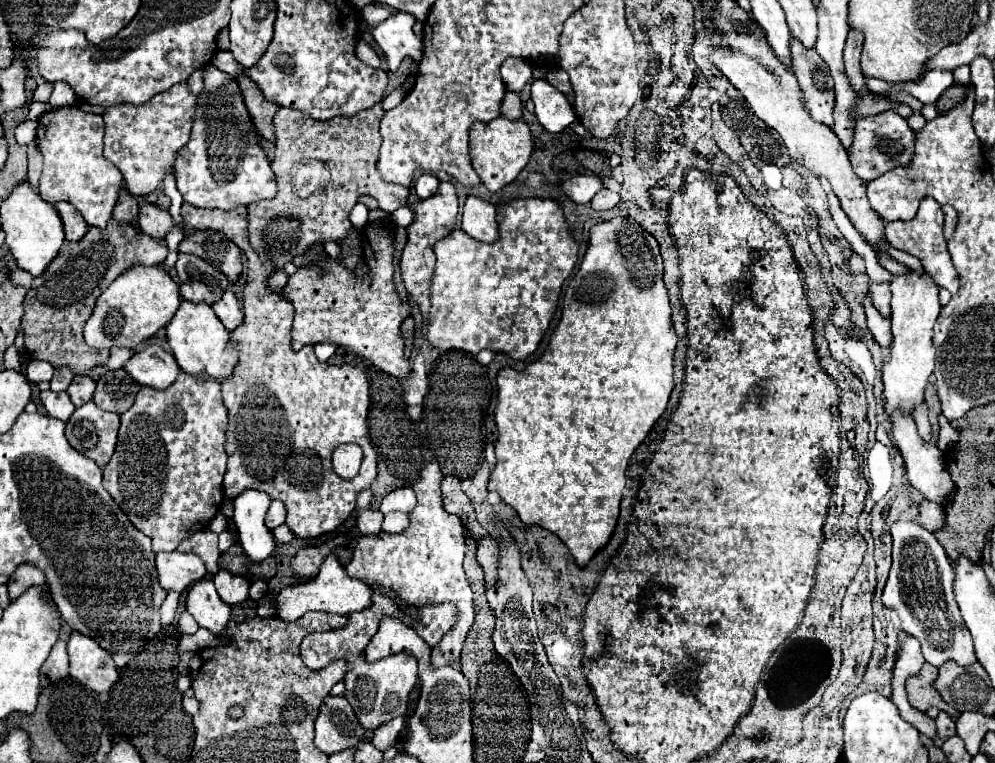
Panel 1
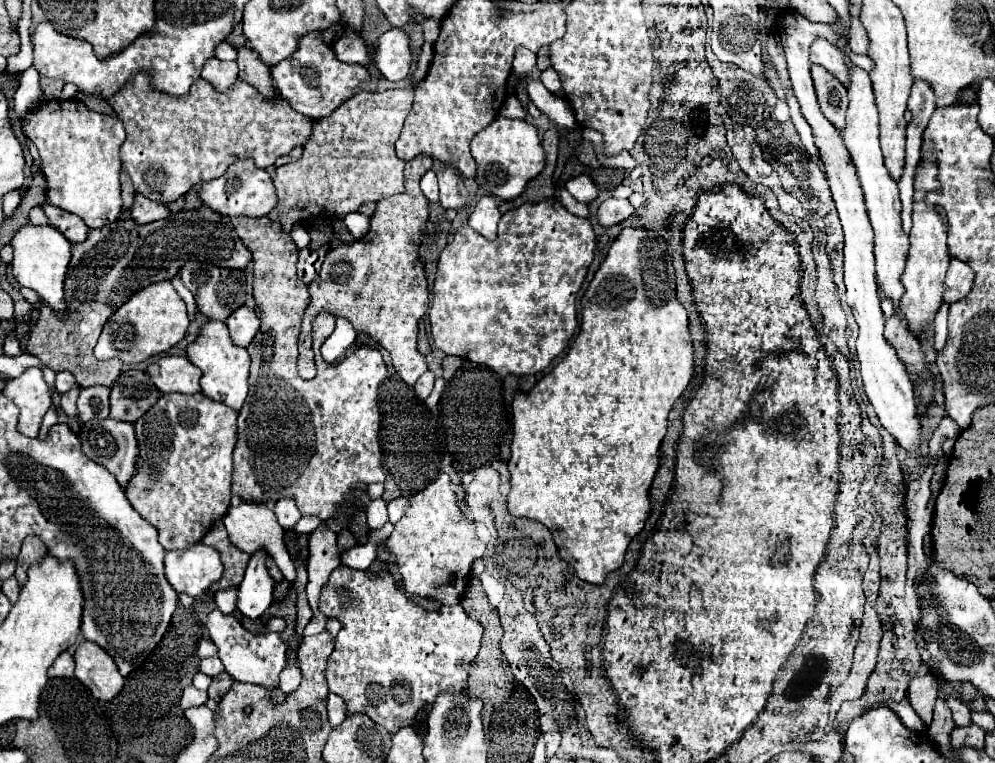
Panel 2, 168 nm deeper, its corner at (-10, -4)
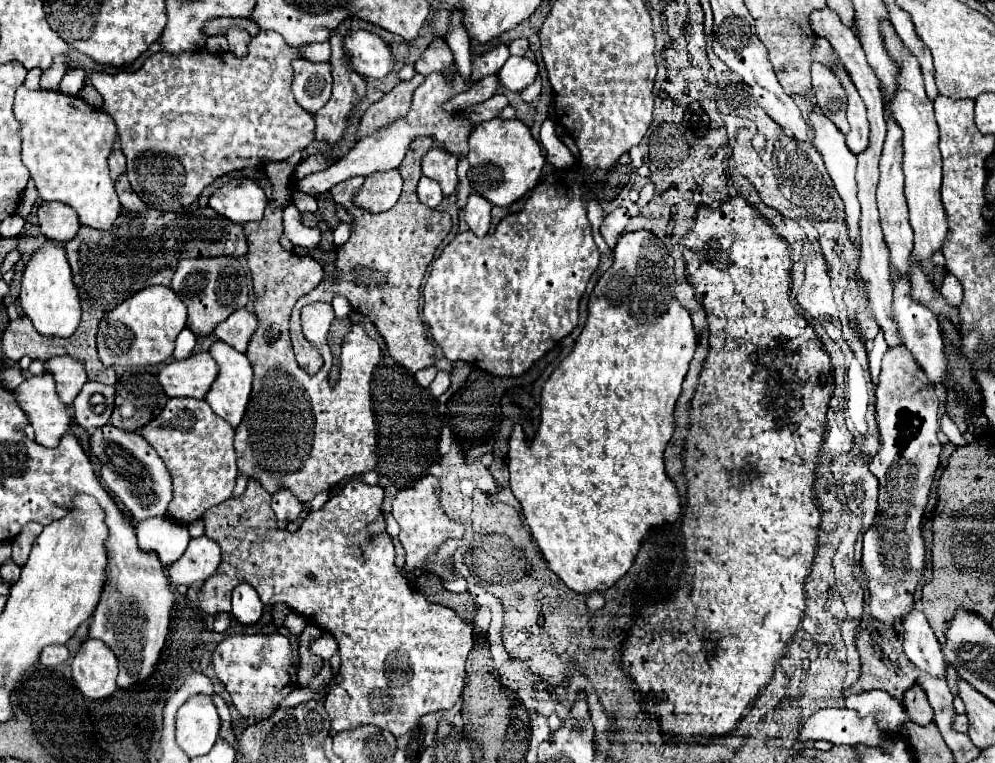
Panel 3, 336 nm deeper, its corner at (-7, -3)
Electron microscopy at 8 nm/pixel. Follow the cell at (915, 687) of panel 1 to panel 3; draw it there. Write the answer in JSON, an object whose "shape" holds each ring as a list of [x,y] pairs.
{"shape":[[[915,683],[911,689],[905,691],[903,695],[903,705],[907,711],[907,717],[917,723],[917,725],[927,725],[933,721],[933,709],[927,701],[927,695],[919,683]]]}

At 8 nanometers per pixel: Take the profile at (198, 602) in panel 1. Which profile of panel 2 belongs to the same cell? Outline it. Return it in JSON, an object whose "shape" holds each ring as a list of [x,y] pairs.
{"shape":[[[220,610],[208,614],[206,628],[210,632],[210,640],[218,648],[218,658],[224,664],[224,670],[236,682],[258,684],[264,688],[278,686],[278,676],[286,666],[286,646],[276,632],[268,632],[268,636],[254,636],[250,634],[234,616],[224,616]]]}

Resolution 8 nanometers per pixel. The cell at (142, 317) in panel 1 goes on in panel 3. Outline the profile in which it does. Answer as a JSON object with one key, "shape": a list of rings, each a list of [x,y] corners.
{"shape":[[[153,285],[131,299],[123,301],[119,307],[109,311],[97,331],[97,349],[99,359],[107,367],[137,367],[137,365],[157,365],[165,363],[175,349],[175,339],[179,331],[185,327],[187,307],[183,307],[181,299],[165,285]]]}

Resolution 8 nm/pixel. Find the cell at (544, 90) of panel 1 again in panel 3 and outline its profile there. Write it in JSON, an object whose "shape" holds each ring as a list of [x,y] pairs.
{"shape":[[[509,57],[499,71],[499,81],[503,83],[505,89],[513,93],[521,93],[535,81],[537,73],[539,67],[535,61],[527,57]]]}

